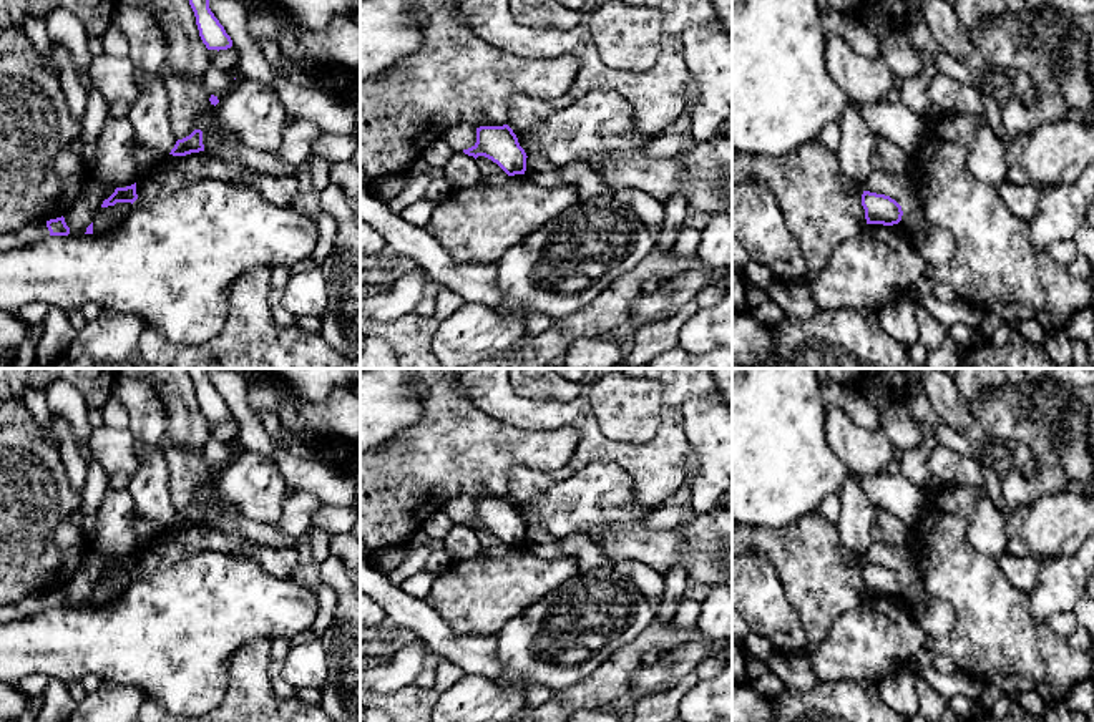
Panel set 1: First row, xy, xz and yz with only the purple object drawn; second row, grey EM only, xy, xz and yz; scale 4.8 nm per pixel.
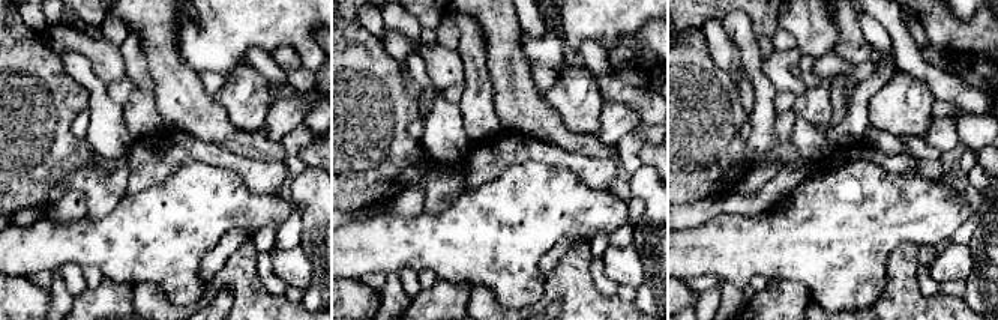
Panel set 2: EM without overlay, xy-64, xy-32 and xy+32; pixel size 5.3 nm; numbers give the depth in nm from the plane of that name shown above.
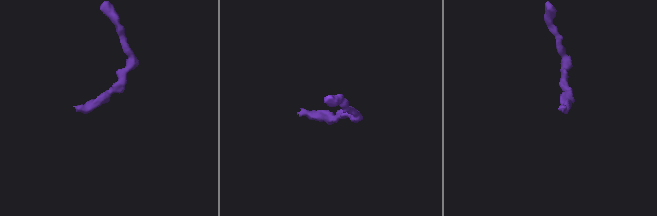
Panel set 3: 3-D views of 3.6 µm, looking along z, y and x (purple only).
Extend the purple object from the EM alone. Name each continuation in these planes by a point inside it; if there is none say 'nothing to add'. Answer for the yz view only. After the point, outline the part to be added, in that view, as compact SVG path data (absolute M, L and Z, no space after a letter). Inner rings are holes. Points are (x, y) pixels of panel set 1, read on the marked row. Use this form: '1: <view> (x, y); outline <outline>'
nothing to add

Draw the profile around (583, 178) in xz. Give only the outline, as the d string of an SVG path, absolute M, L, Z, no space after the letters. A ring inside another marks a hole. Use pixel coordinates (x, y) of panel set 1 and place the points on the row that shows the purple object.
M541 153L526 158L526 178L546 188L569 184L579 198L613 193L611 186L586 163L576 161L564 166L549 163Z

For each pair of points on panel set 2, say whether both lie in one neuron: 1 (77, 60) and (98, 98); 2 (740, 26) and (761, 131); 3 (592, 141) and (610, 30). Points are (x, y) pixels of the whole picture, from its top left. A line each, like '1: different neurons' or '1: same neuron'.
1: same neuron
2: same neuron
3: different neurons

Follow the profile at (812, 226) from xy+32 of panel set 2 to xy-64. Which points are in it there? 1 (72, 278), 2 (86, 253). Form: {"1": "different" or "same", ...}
{"1": "different", "2": "same"}

